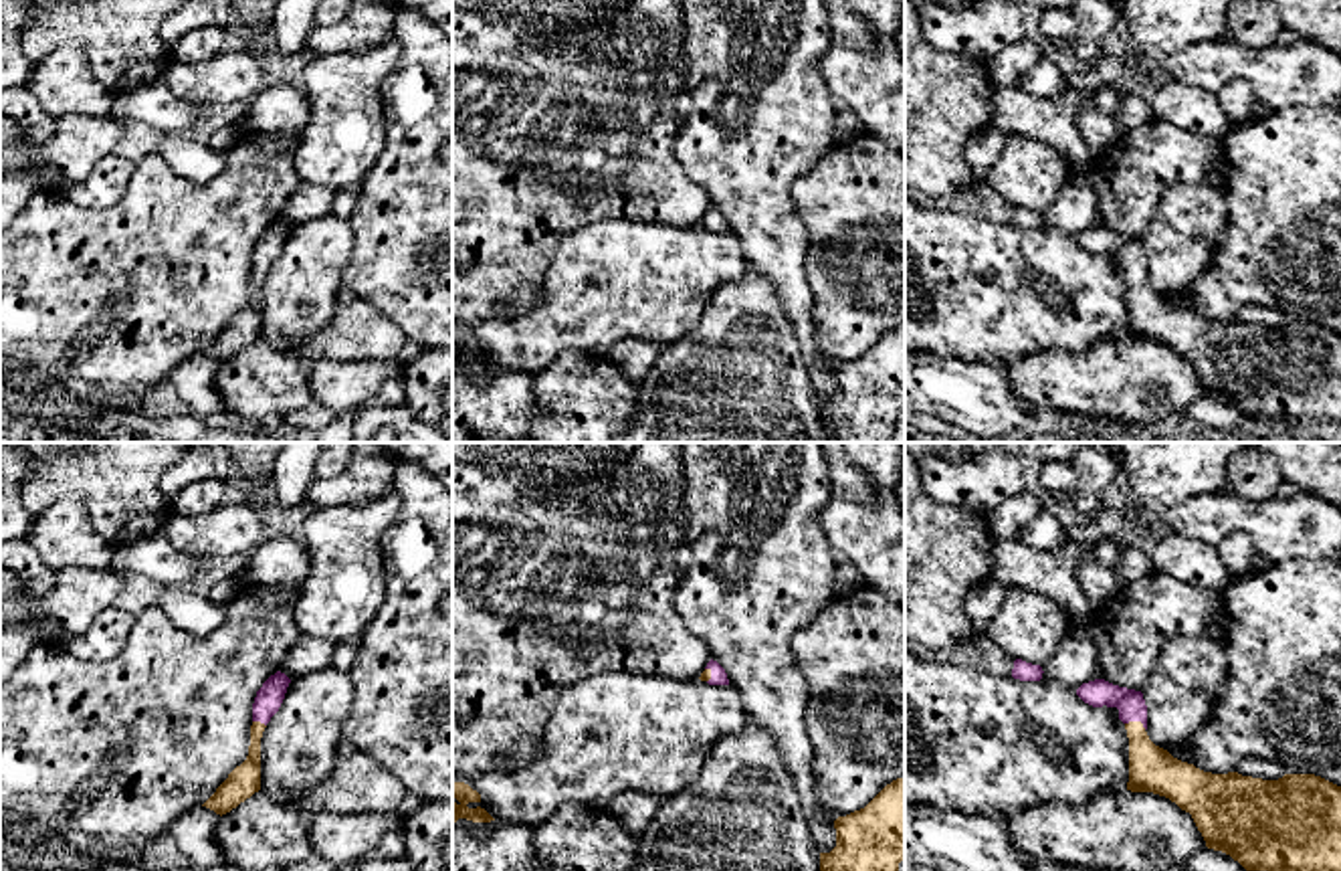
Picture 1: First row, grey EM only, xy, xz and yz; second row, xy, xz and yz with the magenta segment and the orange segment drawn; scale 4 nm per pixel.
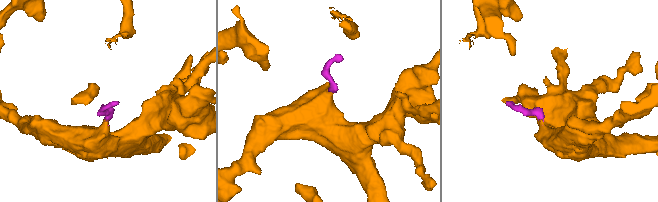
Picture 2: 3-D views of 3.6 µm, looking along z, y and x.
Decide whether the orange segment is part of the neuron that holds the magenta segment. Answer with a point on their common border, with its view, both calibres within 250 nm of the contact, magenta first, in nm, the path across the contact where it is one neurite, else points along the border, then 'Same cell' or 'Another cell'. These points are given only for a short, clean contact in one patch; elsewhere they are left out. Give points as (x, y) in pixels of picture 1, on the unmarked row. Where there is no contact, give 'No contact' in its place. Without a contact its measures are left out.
Touches magenta at yz (1136, 267). Thickness 110 nm (magenta) against 190 nm. Path across: yz (1131, 253), (1136, 267), (1136, 281), (1152, 316). Same cell

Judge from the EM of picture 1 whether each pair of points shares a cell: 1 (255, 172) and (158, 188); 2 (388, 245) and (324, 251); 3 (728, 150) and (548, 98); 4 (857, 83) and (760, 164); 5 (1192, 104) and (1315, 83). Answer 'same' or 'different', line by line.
1: same
2: different
3: different
4: different
5: different

